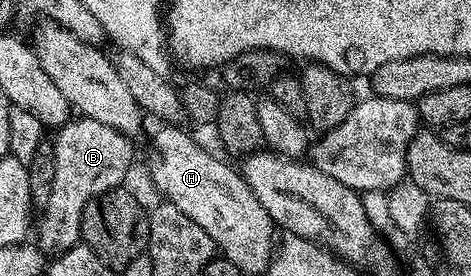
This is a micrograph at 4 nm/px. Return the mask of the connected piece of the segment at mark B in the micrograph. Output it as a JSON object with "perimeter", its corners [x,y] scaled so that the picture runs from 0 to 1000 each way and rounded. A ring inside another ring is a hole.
{"perimeter":[[[189,420],[151,428],[119,467],[113,507],[117,659],[108,717],[85,772],[87,815],[76,815],[74,880],[89,917],[127,920],[151,906],[172,870],[176,761],[193,717],[268,663],[265,634],[282,594],[282,522],[251,464],[202,442]]]}

